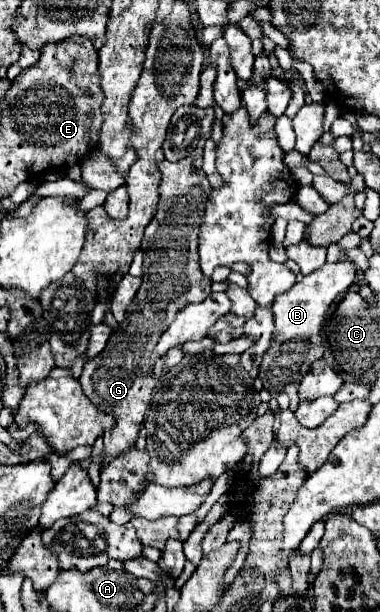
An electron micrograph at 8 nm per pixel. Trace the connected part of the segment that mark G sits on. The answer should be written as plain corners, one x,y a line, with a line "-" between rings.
196,148
188,158
178,162
162,160
158,162
162,174
160,180
160,204
152,222
146,226
142,238
144,252
144,276
134,302
126,310
124,322
108,338
106,348
96,358
86,360
80,384
86,396
102,410
116,418
113,429
105,432
104,464
114,458
114,454
126,452
138,438
140,424
146,416
152,390
156,386
156,376
150,370
150,354
162,336
162,332
172,324
174,316
190,302
202,302
210,294
210,280
202,274
198,264
198,230
202,224
204,206
212,186
202,170
202,148

